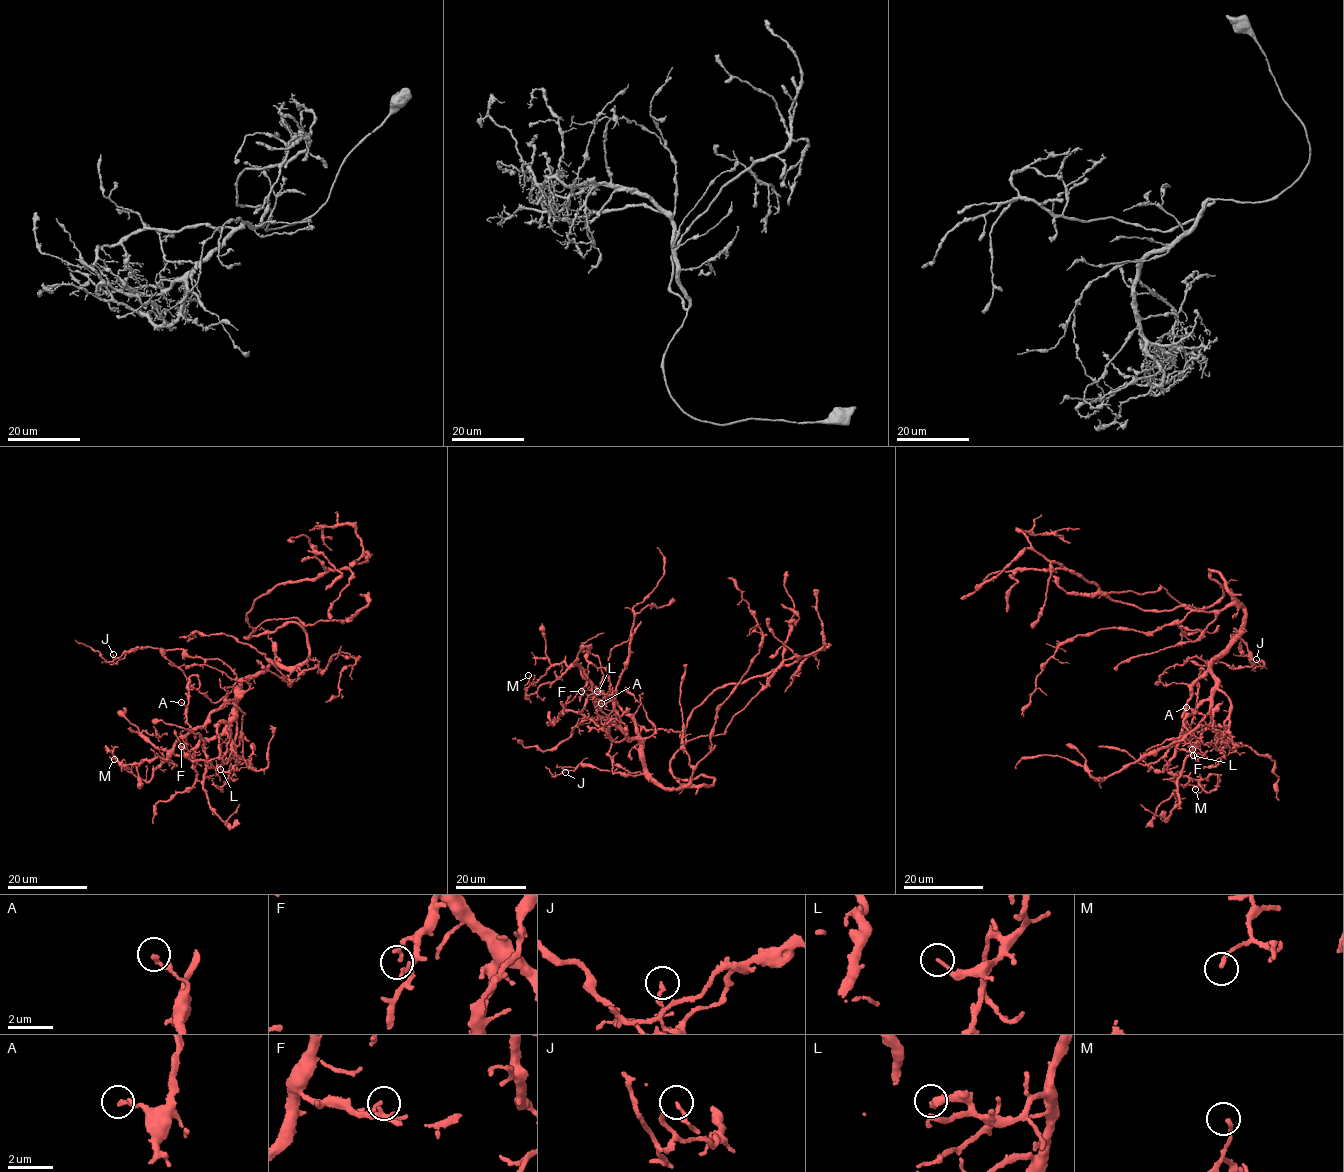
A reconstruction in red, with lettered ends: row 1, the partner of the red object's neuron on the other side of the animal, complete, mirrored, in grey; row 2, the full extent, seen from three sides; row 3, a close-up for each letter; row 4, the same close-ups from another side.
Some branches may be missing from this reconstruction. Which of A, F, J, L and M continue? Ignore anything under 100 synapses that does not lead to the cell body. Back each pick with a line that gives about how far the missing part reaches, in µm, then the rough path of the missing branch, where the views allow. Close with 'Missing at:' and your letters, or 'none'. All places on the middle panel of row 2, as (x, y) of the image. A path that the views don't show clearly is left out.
Missing at: none

